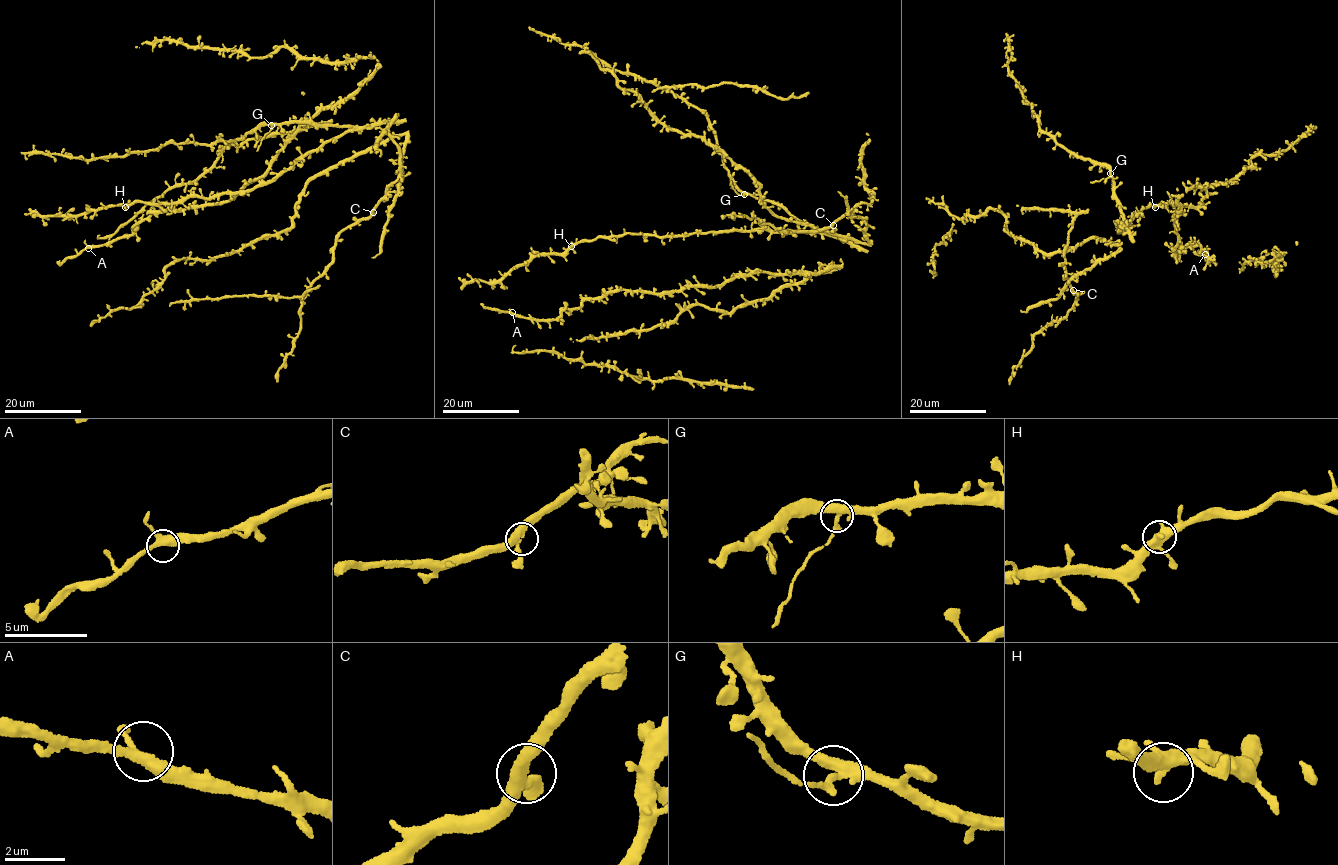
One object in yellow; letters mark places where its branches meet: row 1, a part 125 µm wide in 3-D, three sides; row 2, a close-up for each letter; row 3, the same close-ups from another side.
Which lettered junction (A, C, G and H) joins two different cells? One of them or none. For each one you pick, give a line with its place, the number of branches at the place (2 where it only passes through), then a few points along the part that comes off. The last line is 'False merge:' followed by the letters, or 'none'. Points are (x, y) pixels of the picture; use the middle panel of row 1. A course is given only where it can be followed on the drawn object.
G: Place: (744, 194). Branches: 3. Course of the part to remove: (744, 193), (736, 192), (730, 181)
False merge: G

